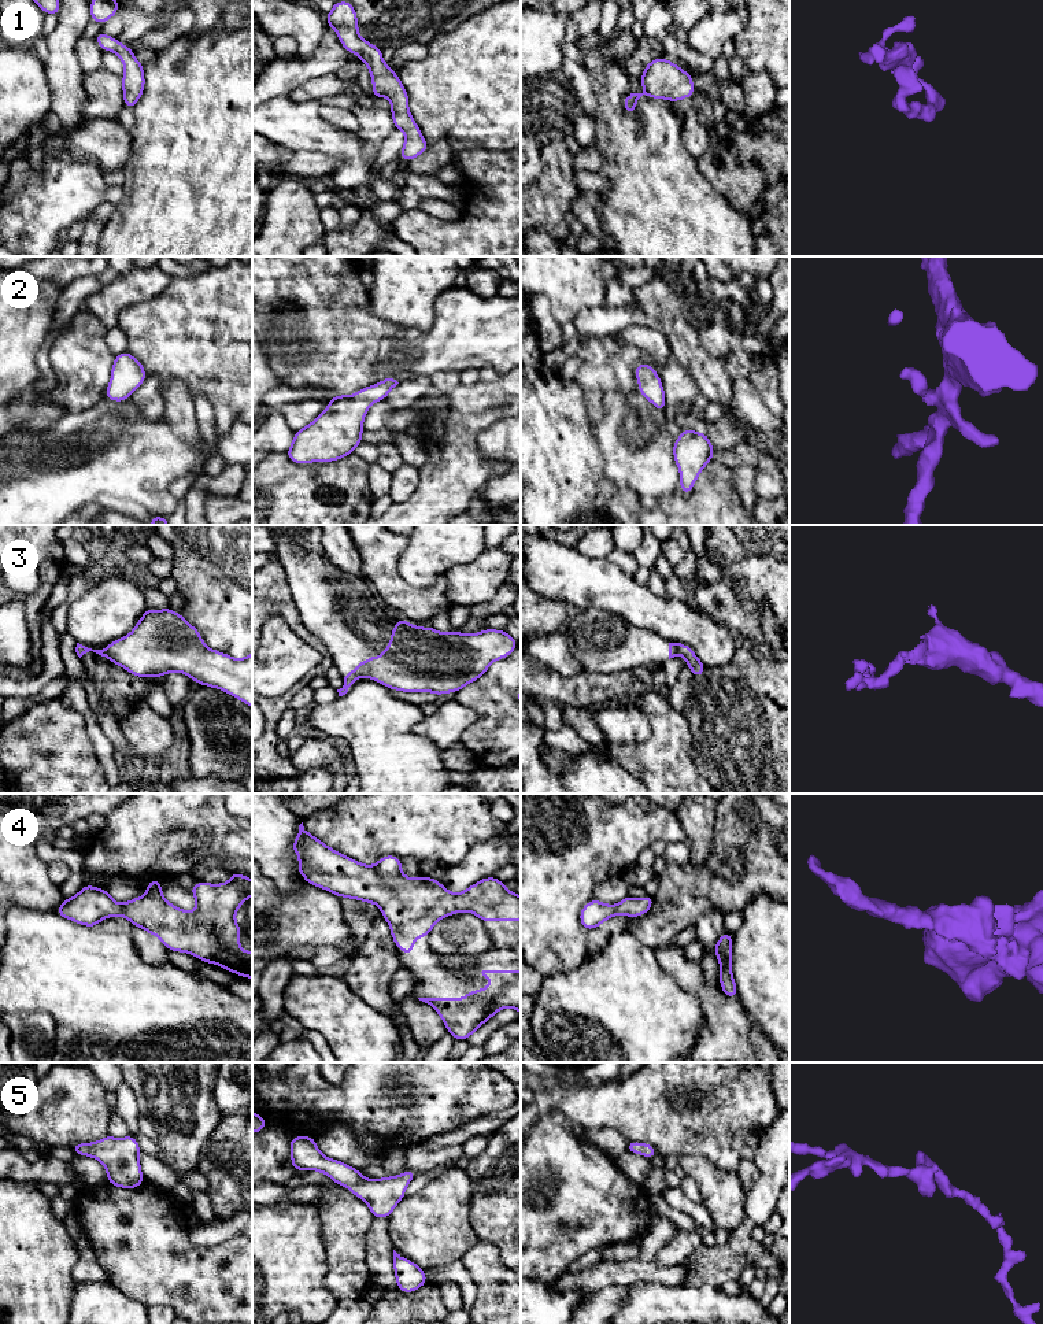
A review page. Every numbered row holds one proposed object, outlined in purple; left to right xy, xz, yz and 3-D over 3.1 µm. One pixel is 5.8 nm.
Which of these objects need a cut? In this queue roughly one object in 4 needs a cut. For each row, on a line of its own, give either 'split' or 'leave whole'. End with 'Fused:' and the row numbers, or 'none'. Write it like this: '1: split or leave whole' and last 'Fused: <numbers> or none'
1: leave whole
2: leave whole
3: leave whole
4: leave whole
5: leave whole
Fused: none

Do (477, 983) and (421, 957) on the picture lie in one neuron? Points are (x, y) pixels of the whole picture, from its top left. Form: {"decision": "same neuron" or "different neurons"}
{"decision": "same neuron"}

